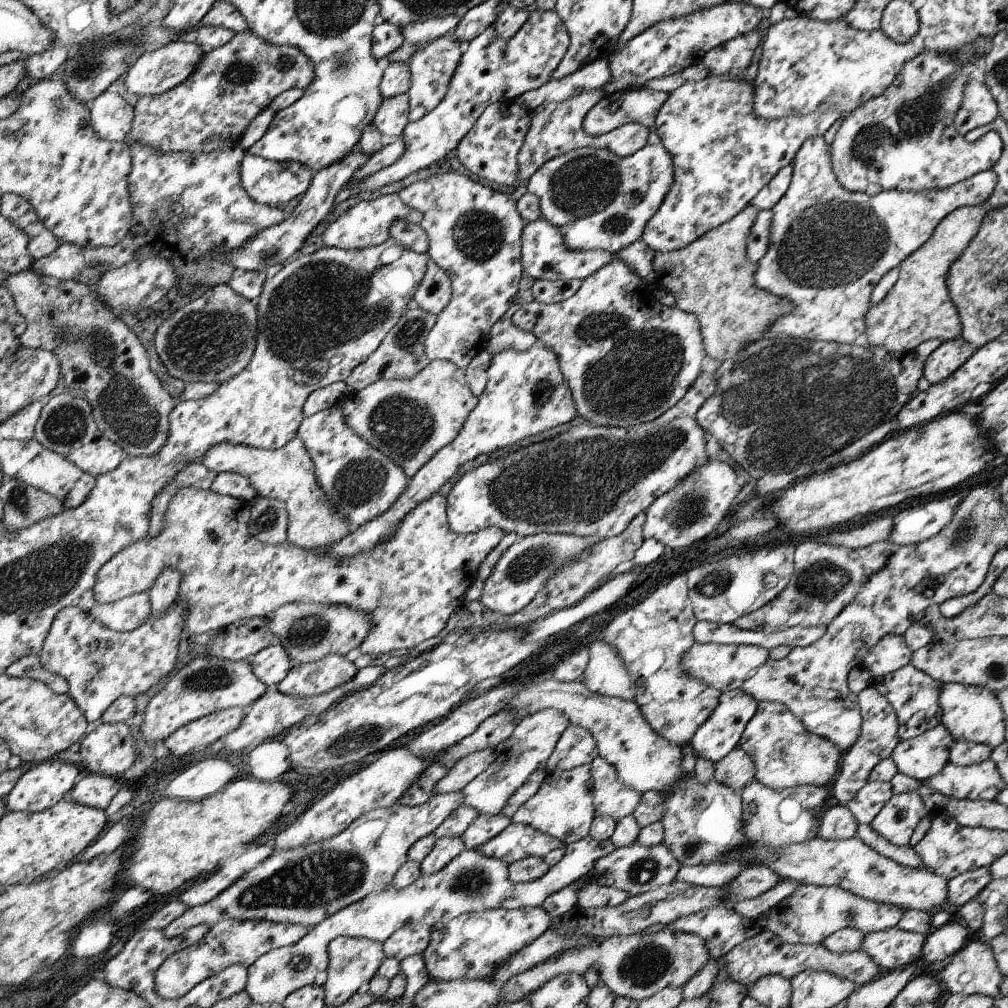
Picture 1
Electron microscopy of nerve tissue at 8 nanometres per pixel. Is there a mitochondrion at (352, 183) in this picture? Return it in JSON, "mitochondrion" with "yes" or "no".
{"mitochondrion":"no"}

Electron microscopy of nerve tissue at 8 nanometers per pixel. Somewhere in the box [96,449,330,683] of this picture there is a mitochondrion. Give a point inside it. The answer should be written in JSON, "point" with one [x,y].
{"point":[267,520]}

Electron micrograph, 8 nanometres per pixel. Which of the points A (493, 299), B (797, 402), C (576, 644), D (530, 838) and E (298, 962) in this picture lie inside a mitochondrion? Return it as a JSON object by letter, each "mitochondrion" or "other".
{"A":"other","B":"mitochondrion","C":"other","D":"other","E":"mitochondrion"}

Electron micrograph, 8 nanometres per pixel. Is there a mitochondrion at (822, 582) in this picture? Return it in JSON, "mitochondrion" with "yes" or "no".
{"mitochondrion":"yes"}

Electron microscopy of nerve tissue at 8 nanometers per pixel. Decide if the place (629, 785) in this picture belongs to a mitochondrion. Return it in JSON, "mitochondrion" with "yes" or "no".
{"mitochondrion":"no"}

